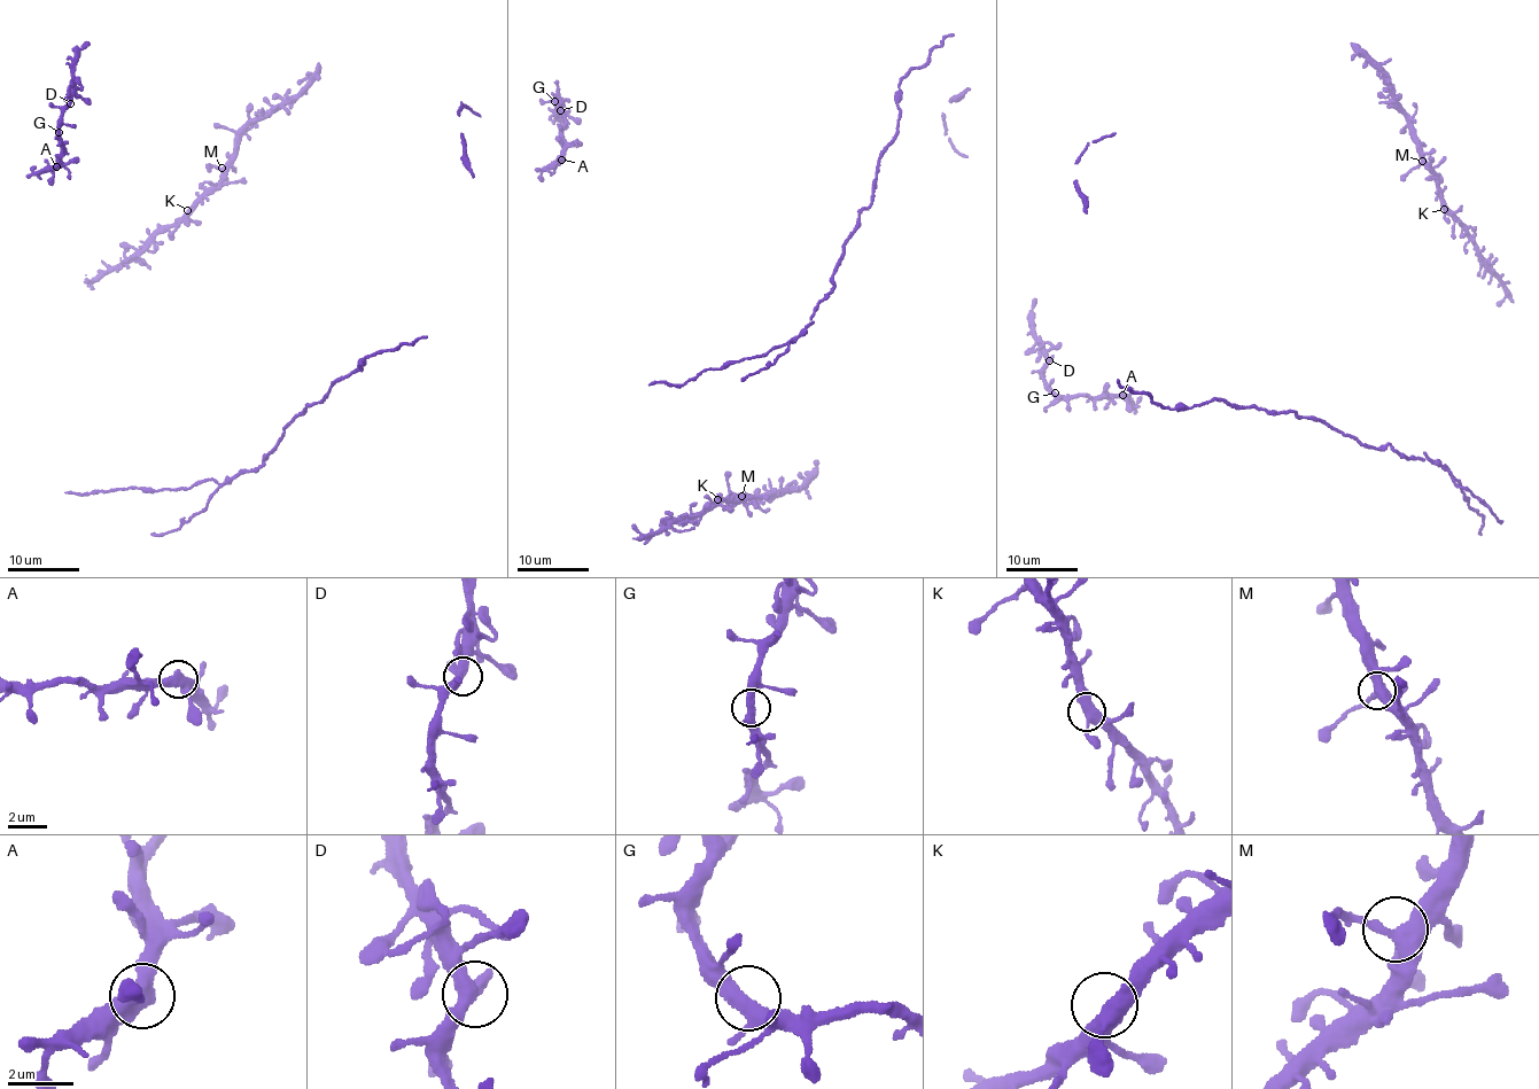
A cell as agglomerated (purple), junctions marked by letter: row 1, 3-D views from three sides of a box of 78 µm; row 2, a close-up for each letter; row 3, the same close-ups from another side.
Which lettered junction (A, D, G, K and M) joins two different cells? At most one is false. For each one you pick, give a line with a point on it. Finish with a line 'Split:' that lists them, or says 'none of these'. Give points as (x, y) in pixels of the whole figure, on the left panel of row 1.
Split: none of these

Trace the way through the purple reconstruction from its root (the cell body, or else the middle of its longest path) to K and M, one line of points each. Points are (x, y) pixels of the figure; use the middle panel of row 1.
K: (635, 524), (640, 535), (658, 534), (671, 523), (698, 514), (717, 499)
M: (635, 524), (640, 535), (658, 534), (671, 523), (741, 496)

